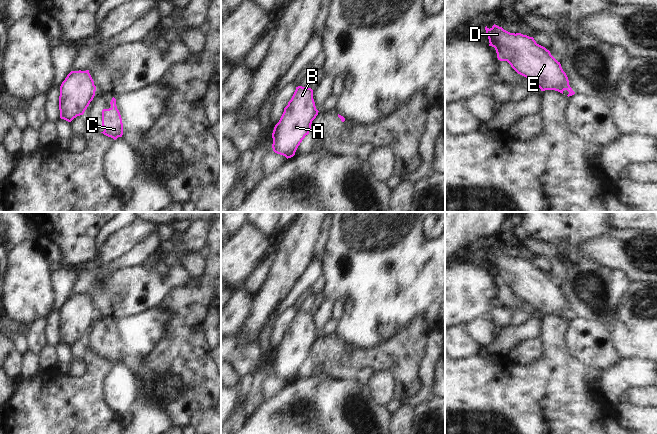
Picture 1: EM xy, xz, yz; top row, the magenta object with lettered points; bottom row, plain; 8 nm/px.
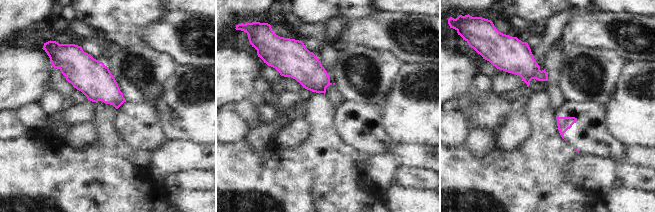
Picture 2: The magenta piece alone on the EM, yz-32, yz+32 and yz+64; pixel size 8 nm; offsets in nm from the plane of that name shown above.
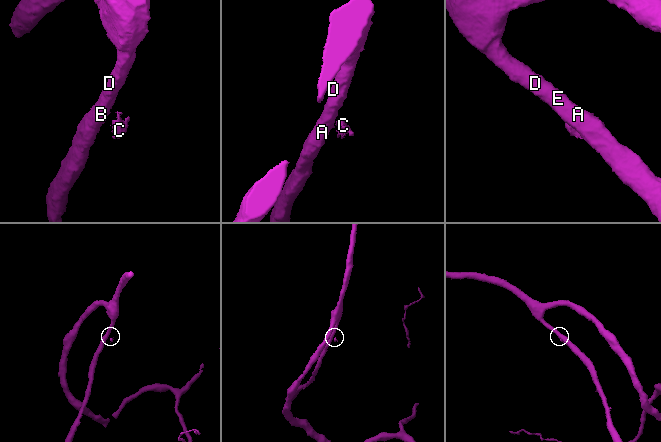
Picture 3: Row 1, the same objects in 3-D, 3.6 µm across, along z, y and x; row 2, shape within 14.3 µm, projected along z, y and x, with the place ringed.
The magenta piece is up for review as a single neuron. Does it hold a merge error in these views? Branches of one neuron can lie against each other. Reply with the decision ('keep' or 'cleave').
cleave

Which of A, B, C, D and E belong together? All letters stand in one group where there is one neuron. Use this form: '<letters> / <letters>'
A B D E / C

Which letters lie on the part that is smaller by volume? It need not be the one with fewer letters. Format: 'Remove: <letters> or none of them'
Remove: C

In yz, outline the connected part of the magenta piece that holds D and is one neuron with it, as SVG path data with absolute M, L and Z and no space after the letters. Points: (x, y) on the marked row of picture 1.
M495 24L490 29L486 26L485 30L489 46L495 48L498 60L507 61L518 74L532 80L541 91L555 90L563 94L563 91L567 90L568 97L575 93L569 85L568 77L560 62L551 55L549 50L537 44L533 37L521 33L510 33Z

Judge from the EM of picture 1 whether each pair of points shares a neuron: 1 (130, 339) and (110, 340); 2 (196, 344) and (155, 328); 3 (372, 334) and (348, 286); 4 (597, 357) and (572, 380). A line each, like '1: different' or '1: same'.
1: different
2: different
3: same
4: different

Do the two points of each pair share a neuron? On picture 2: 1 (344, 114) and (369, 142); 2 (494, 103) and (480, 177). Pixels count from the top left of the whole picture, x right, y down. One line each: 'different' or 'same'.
1: same
2: different

